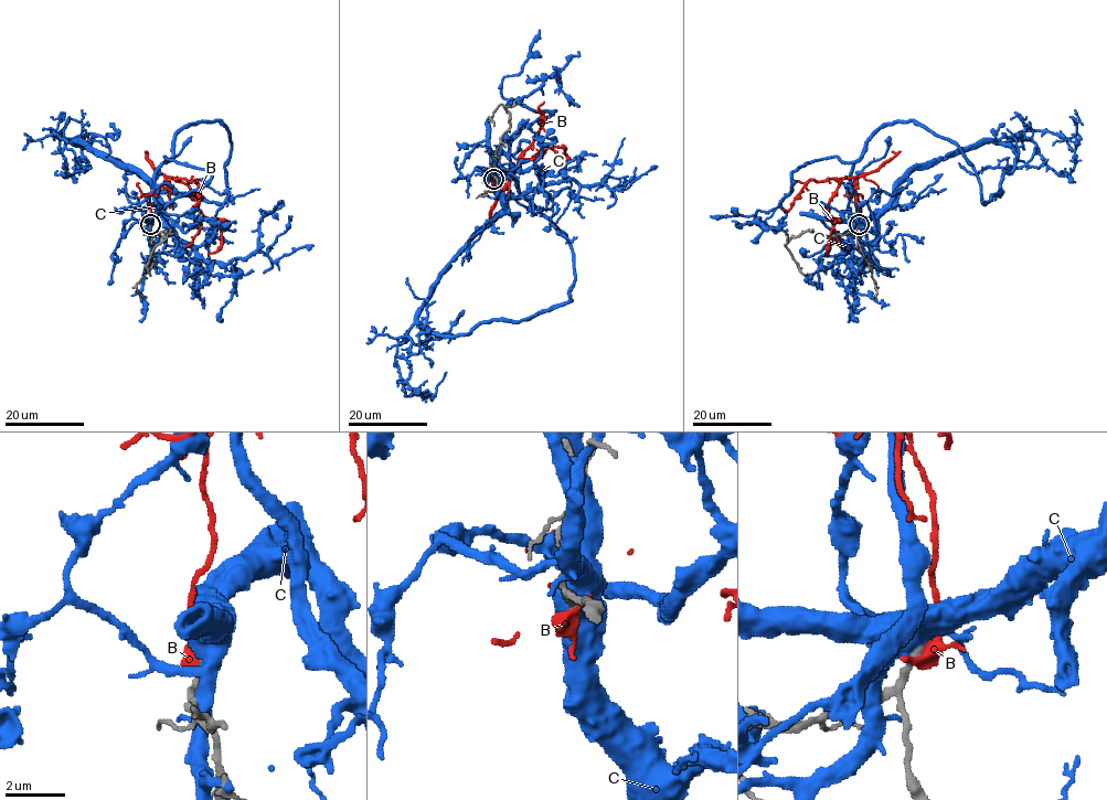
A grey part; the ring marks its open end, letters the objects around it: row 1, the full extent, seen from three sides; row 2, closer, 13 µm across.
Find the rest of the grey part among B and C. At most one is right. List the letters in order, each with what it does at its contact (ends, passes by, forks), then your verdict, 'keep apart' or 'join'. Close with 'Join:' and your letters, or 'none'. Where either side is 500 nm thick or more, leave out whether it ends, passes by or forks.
B: it passes by | keep apart
C: keep apart
Join: none

